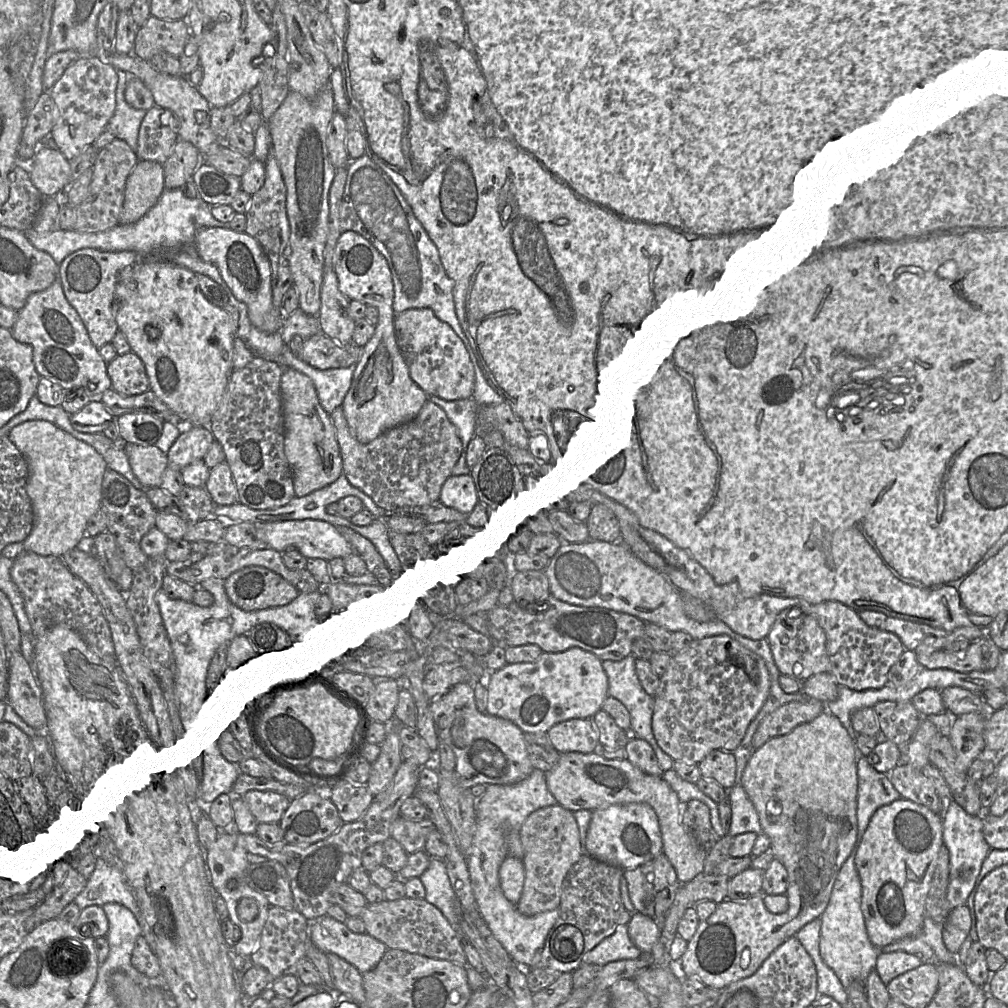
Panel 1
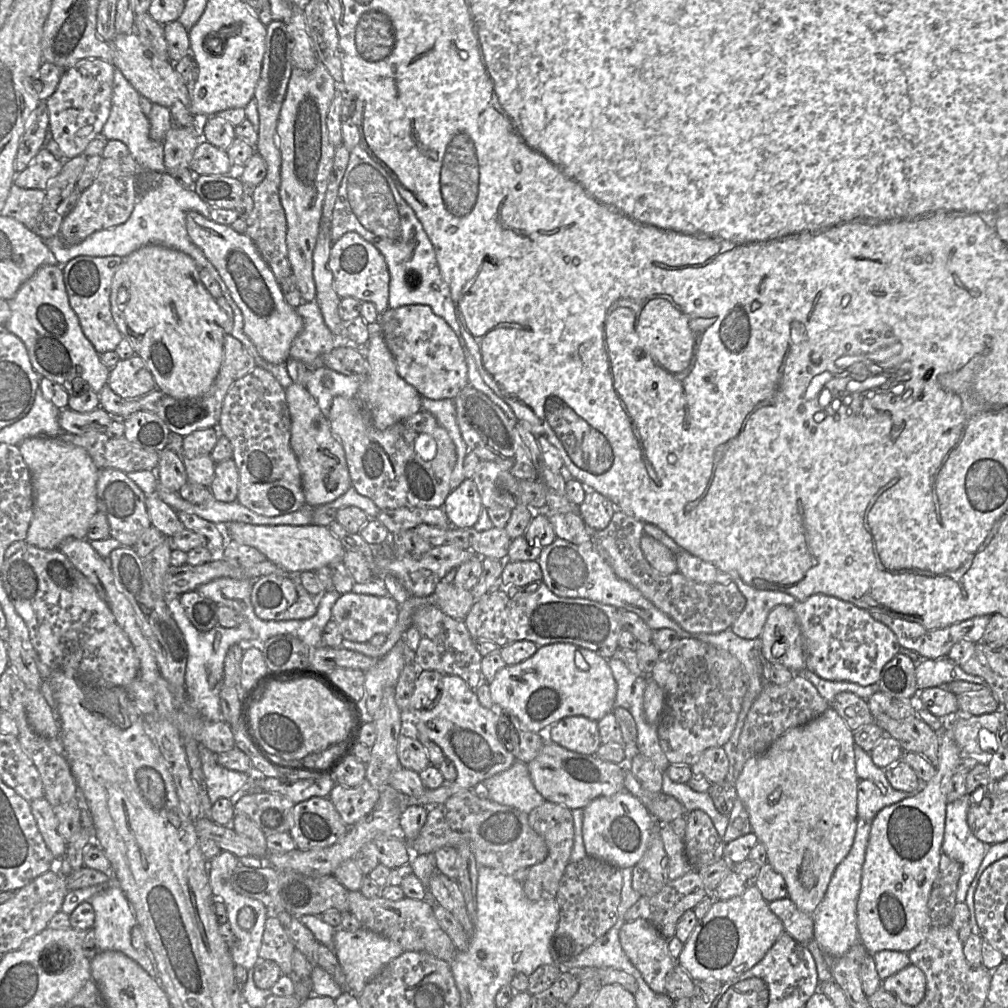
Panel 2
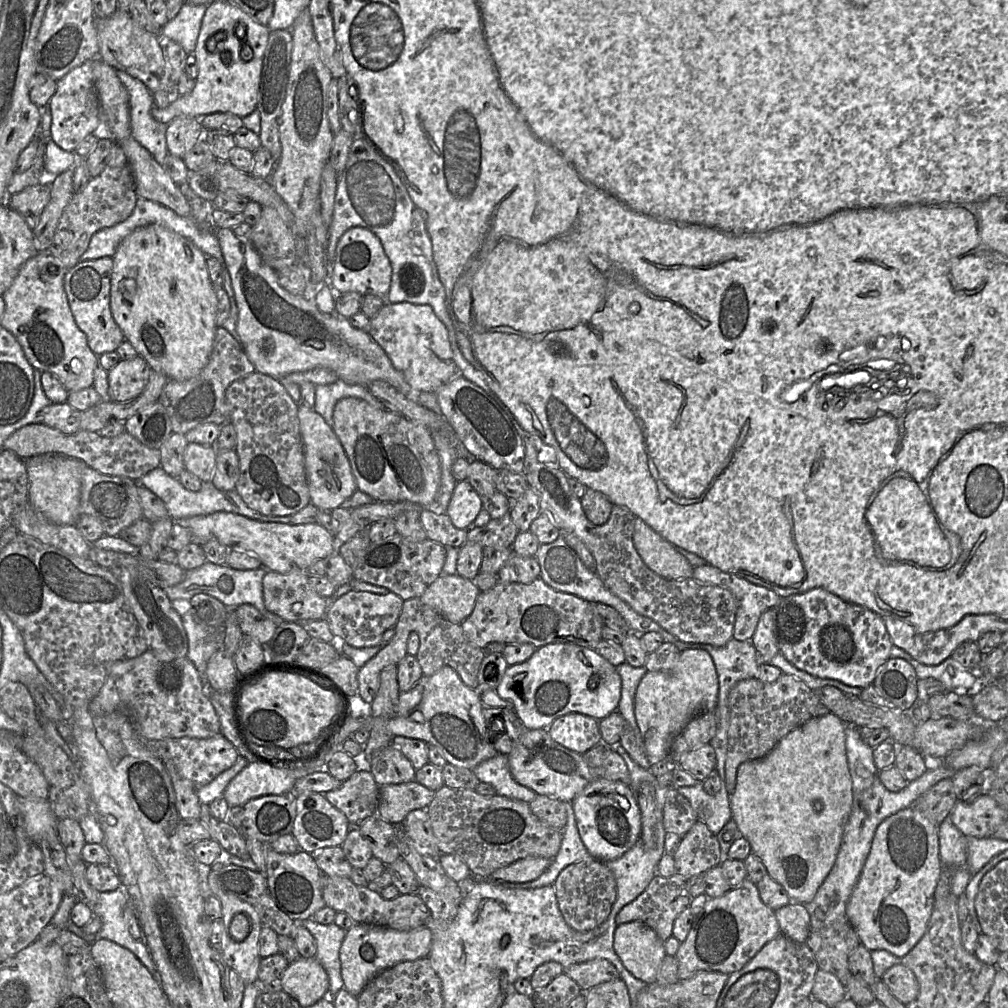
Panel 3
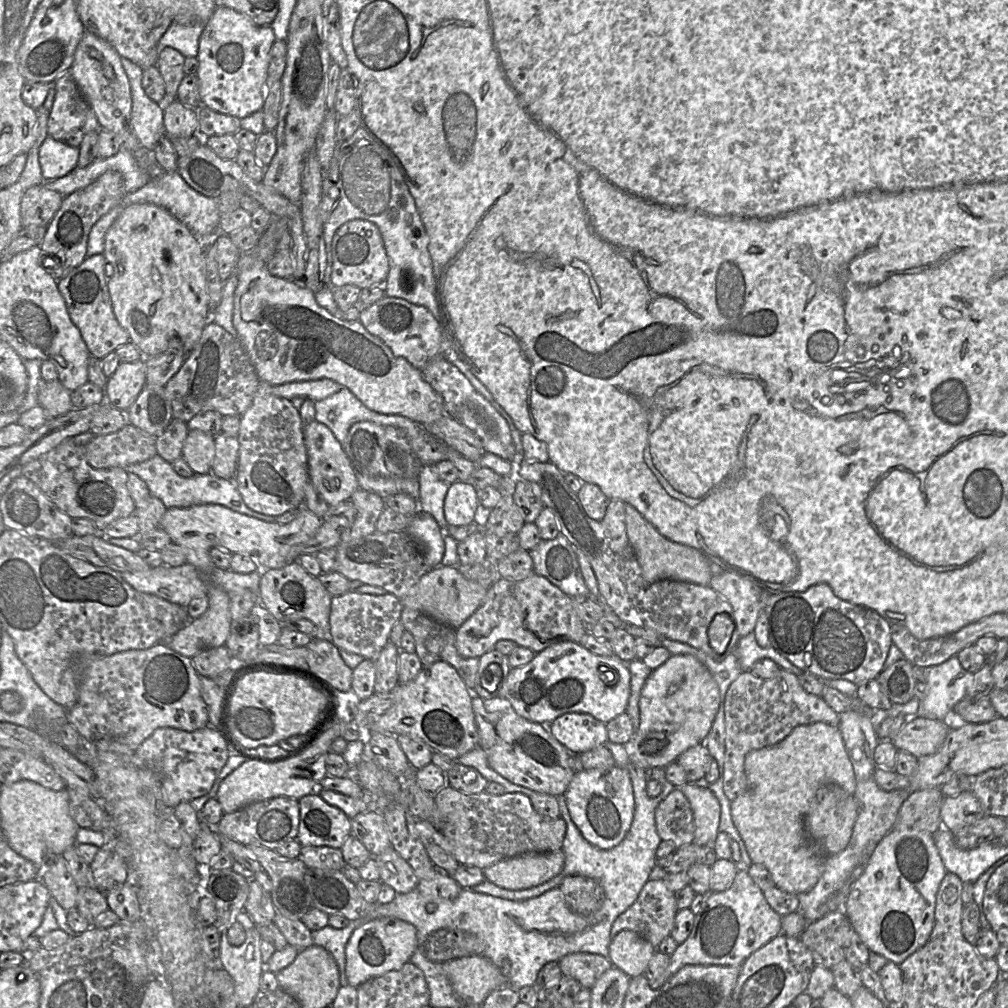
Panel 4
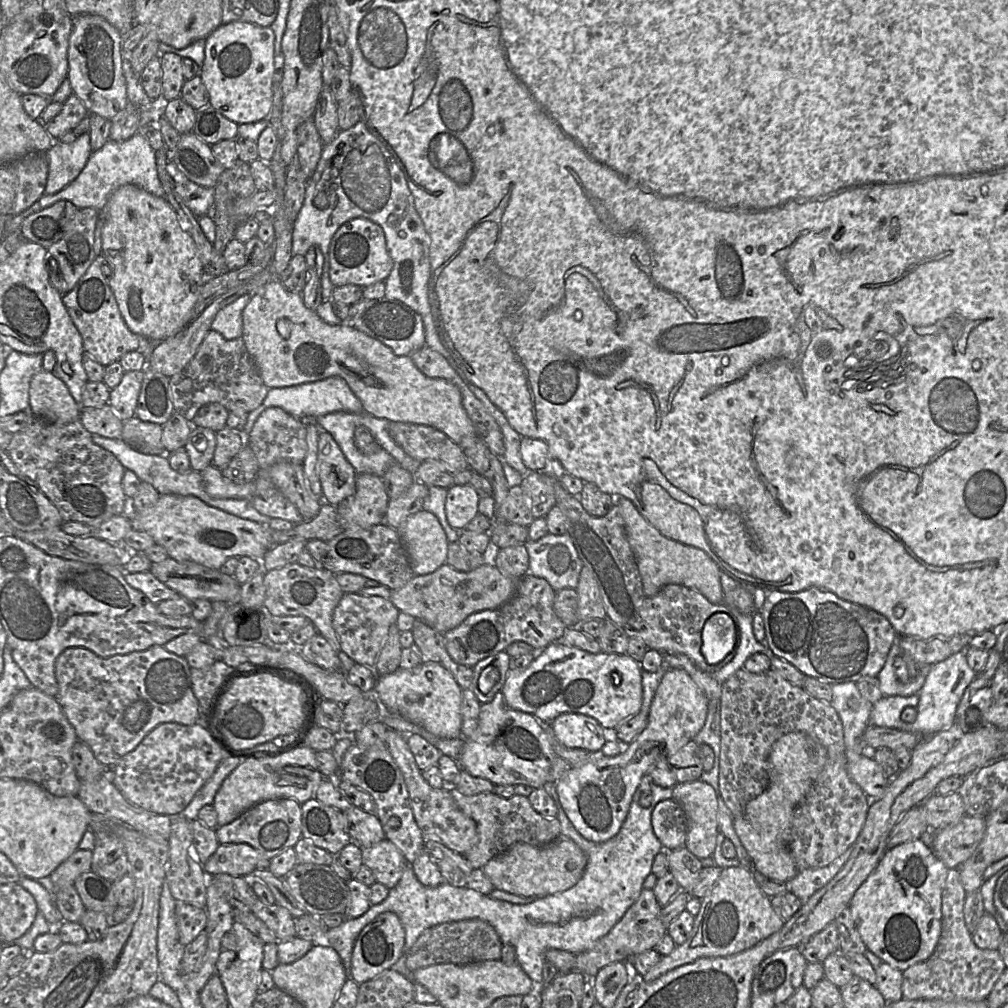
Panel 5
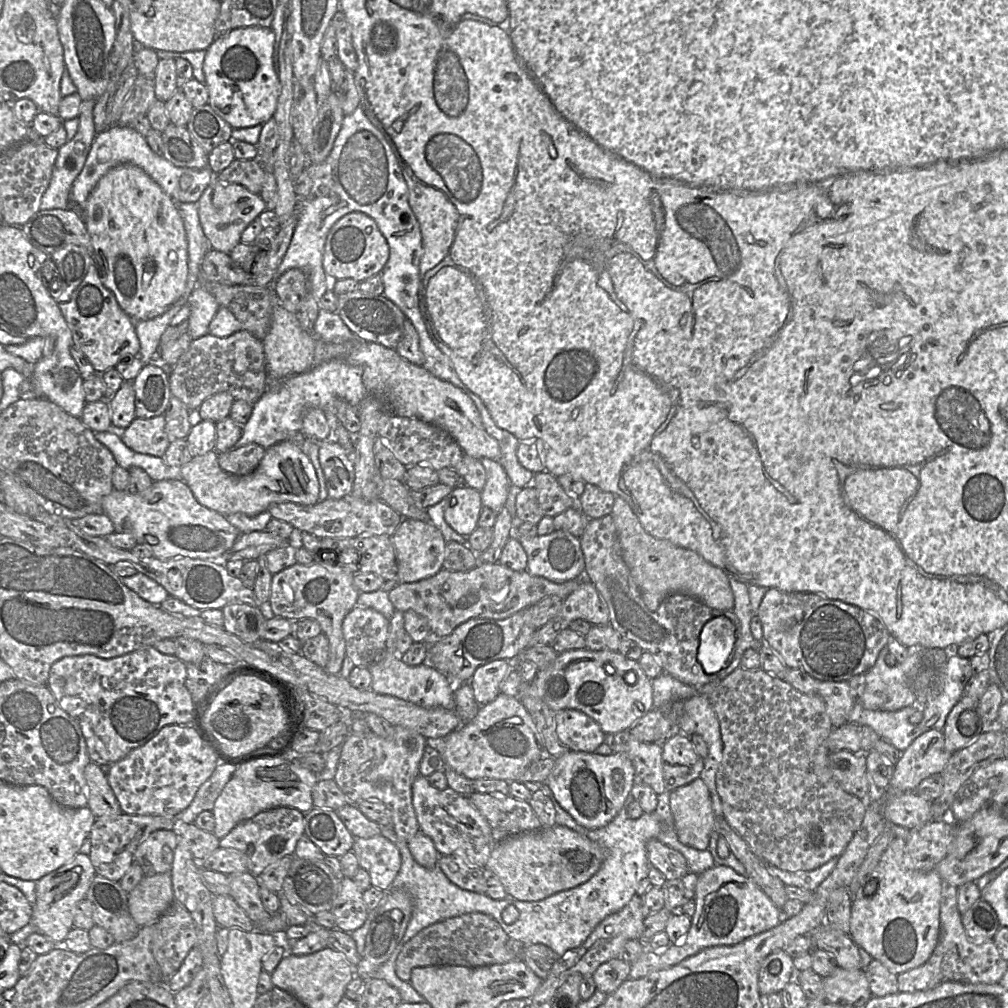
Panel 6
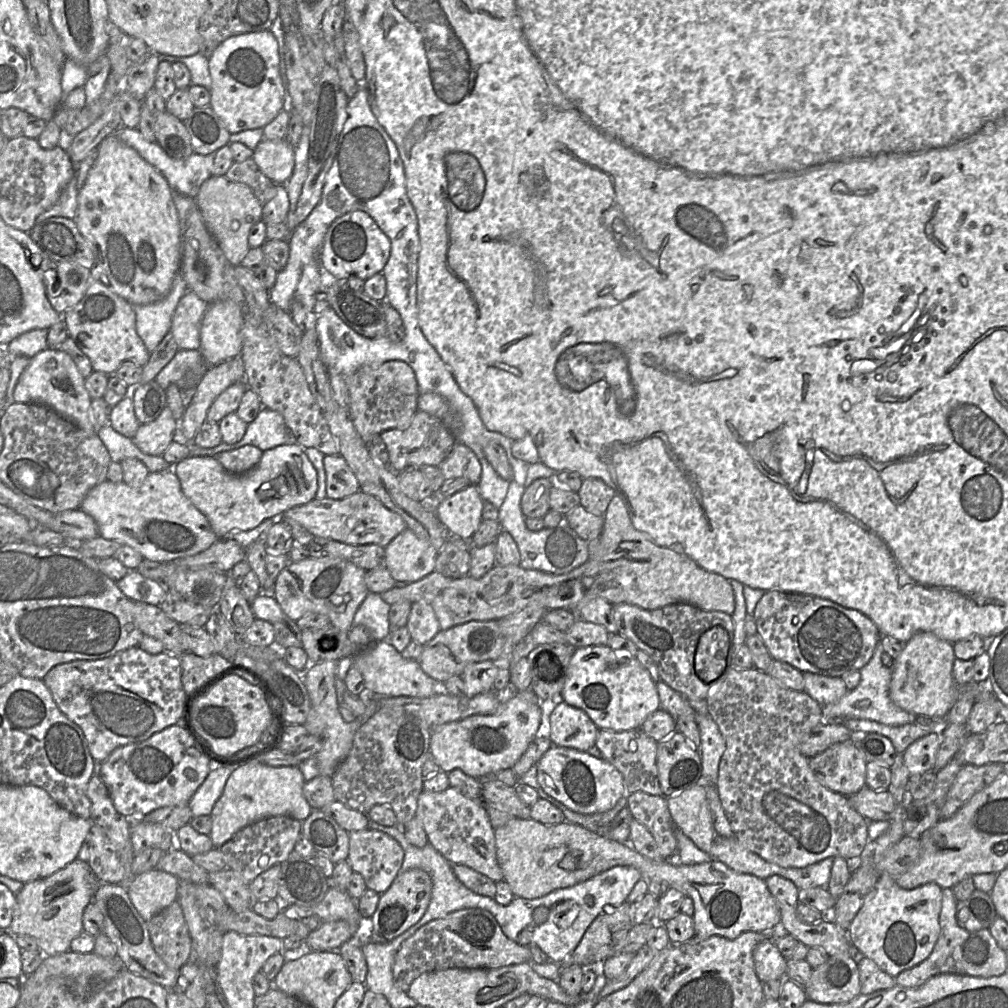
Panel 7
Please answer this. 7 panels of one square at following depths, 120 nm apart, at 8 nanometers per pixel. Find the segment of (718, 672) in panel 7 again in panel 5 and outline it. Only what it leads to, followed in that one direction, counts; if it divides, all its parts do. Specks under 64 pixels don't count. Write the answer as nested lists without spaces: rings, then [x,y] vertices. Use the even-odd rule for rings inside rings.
[[[724,612],[711,615],[702,630],[701,652],[707,663],[719,664],[738,645],[738,619]]]

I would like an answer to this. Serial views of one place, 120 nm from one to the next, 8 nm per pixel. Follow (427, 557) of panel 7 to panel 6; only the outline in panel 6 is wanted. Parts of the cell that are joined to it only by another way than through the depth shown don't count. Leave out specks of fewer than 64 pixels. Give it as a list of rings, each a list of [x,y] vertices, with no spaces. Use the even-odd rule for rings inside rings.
[[[403,519],[392,535],[392,542],[396,554],[399,582],[417,582],[429,578],[443,569],[446,540],[441,531],[431,522]]]

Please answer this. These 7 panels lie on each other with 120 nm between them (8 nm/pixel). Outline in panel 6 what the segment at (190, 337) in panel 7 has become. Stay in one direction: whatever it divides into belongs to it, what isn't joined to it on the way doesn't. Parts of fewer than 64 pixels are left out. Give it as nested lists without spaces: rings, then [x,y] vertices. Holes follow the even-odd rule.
[[[201,286],[193,289],[187,303],[190,307],[187,333],[194,340],[209,333],[209,325],[220,305],[214,296]]]

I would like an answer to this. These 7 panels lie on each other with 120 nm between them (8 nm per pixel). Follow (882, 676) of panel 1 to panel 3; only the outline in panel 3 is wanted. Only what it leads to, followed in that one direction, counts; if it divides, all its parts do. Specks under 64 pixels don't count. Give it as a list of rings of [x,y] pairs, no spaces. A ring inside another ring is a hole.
[[[825,588],[781,597],[775,609],[775,635],[779,652],[800,670],[820,677],[836,679],[849,686],[873,685],[879,668],[890,658],[893,642],[881,616],[866,607],[848,602]]]

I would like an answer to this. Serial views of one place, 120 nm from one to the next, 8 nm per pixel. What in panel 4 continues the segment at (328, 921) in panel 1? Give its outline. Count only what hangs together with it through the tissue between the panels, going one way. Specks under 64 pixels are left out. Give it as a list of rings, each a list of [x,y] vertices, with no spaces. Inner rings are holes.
[[[380,917],[364,923],[352,932],[345,947],[347,983],[358,987],[371,978],[399,969],[410,960],[417,947],[417,930],[409,922],[395,917]]]

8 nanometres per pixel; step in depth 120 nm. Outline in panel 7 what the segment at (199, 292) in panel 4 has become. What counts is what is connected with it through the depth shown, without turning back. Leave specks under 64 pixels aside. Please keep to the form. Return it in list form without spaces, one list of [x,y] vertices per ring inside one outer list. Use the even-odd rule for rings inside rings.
[[[115,134],[106,136],[96,151],[96,159],[84,185],[78,191],[74,221],[94,252],[98,274],[103,272],[107,275],[108,288],[111,291],[132,306],[159,301],[169,293],[181,266],[181,229],[172,189],[156,168]]]

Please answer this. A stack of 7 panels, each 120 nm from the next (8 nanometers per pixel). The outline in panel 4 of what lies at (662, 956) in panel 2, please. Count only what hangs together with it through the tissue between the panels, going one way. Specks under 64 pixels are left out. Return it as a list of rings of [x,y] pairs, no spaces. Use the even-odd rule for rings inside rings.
[[[631,930],[620,931],[611,941],[609,959],[613,966],[633,978],[643,975],[657,948]]]

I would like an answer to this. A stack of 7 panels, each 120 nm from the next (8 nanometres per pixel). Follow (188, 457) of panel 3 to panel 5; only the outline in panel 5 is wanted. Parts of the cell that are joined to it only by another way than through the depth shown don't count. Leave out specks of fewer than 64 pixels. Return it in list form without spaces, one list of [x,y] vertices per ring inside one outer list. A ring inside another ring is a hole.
[[[193,426],[184,446],[191,469],[201,472],[213,462],[216,448],[216,432],[209,428]]]

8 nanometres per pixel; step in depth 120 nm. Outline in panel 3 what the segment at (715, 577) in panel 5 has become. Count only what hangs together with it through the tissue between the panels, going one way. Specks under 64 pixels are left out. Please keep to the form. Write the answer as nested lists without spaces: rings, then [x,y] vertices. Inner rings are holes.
[[[636,517],[633,543],[644,563],[665,579],[693,578],[694,567],[675,546]]]

